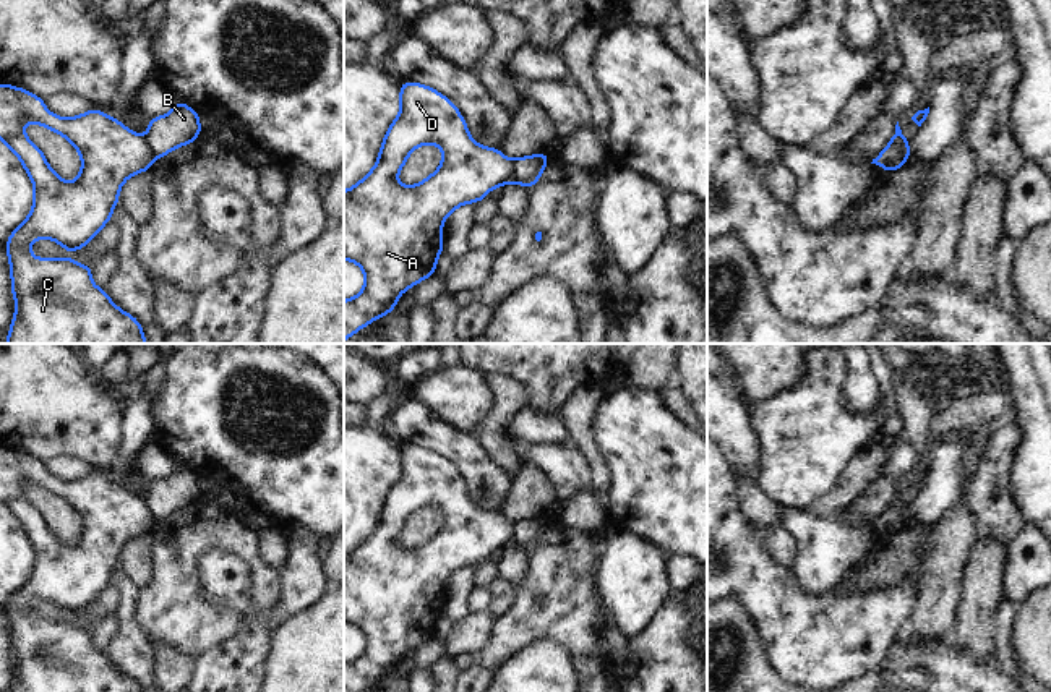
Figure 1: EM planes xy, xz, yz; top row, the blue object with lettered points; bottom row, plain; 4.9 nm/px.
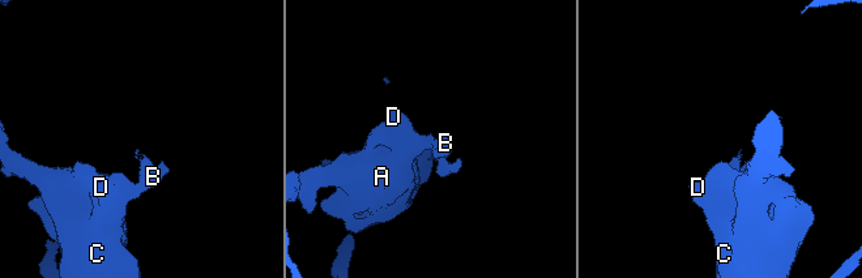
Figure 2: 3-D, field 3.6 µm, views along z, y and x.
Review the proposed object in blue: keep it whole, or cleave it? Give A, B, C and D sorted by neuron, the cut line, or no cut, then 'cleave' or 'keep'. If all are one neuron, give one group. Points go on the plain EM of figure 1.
A C D / B | xz (514, 524), (508, 543) | cleave

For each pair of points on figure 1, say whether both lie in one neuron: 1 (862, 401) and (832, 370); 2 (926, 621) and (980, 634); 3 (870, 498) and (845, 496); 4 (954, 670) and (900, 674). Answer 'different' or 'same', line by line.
1: different
2: different
3: different
4: same

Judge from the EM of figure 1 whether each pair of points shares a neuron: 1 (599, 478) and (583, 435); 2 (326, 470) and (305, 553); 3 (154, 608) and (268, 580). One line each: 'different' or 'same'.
1: same
2: different
3: same

